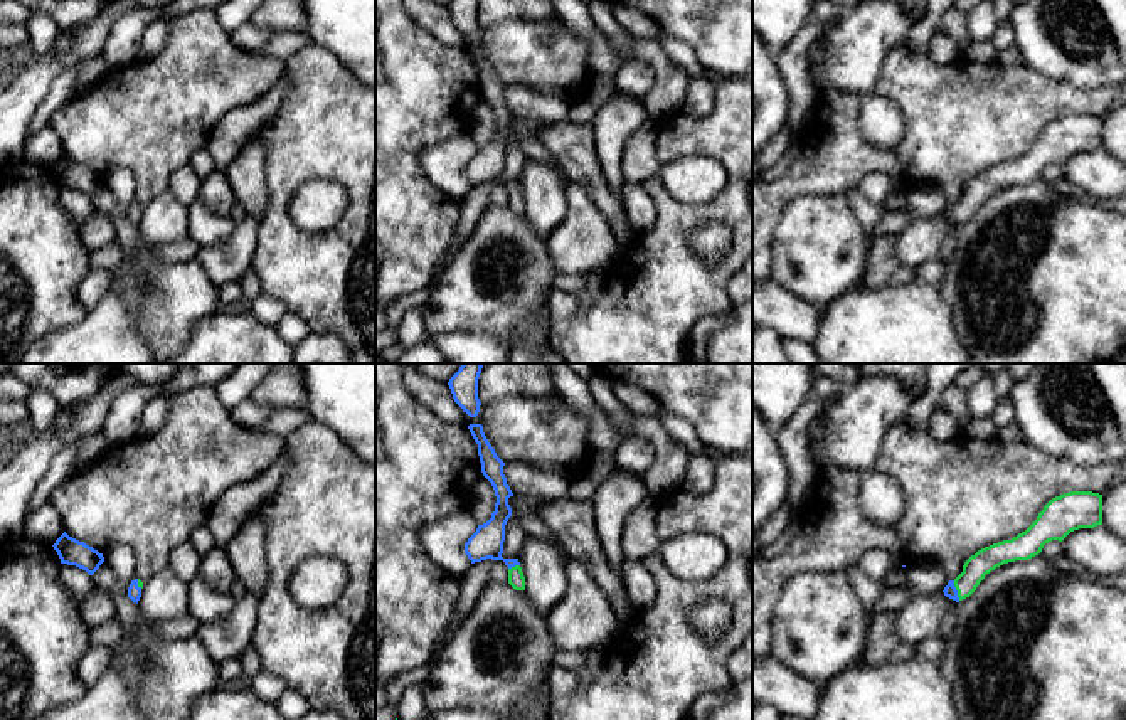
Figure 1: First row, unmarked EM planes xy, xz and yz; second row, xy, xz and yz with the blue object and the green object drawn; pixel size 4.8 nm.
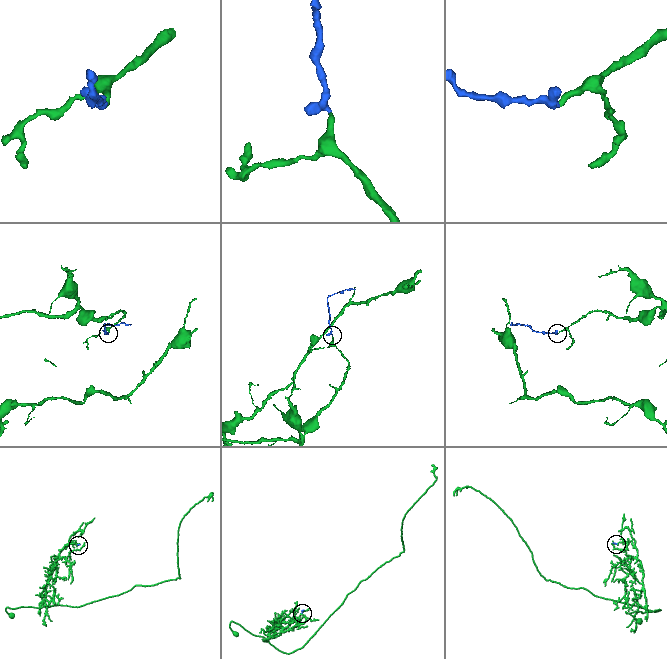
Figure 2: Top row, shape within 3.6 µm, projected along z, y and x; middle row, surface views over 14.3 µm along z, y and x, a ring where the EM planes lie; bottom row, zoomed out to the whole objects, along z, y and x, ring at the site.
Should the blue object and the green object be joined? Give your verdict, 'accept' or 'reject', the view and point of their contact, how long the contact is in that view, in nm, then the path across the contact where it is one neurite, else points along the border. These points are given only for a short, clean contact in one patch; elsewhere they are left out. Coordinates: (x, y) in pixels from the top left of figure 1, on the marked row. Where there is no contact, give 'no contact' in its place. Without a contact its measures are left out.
accept | yz (956, 591) | 100 nm | across yz (950, 591), (956, 591), (987, 559)

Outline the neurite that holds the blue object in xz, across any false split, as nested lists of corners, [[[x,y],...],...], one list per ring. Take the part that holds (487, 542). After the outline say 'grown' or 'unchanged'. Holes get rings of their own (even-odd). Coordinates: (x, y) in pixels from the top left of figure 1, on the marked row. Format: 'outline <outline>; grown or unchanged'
outline [[[470,424],[468,429],[475,442],[478,444],[481,473],[491,483],[497,503],[491,518],[486,523],[478,525],[476,532],[465,543],[465,553],[468,555],[471,564],[486,559],[503,560],[508,567],[508,584],[515,590],[525,590],[525,577],[518,559],[502,557],[505,542],[505,525],[512,516],[508,498],[513,496],[503,474],[505,463],[497,456],[495,449],[488,442],[481,424]]]; grown

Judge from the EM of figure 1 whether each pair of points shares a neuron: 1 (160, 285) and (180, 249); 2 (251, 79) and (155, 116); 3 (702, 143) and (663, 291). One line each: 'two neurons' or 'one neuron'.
1: two neurons
2: one neuron
3: one neuron

